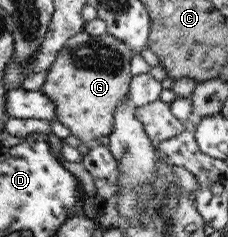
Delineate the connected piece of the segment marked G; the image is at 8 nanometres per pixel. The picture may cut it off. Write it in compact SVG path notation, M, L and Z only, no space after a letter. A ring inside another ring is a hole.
M81 31L77 35L70 37L59 51L57 59L51 64L49 74L45 78L45 83L39 91L43 92L55 104L55 114L57 121L71 131L71 135L78 138L83 145L94 143L99 137L109 137L113 132L113 114L124 99L128 99L128 89L132 73L130 63L132 62L132 51L120 39L111 34L94 36L87 31Z

